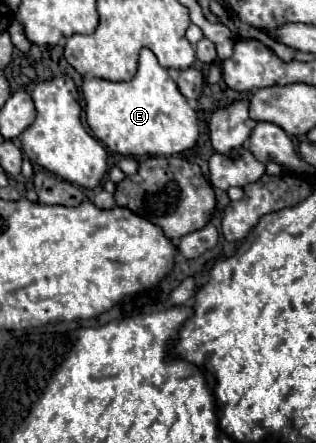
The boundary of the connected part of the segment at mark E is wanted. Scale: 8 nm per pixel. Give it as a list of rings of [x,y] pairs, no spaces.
[[[141,49],[139,69],[131,81],[105,81],[87,77],[83,81],[87,125],[93,135],[105,143],[111,151],[141,157],[141,155],[175,155],[191,149],[199,137],[197,113],[189,107],[187,99],[177,89],[177,83],[169,77],[157,57],[149,49]]]

